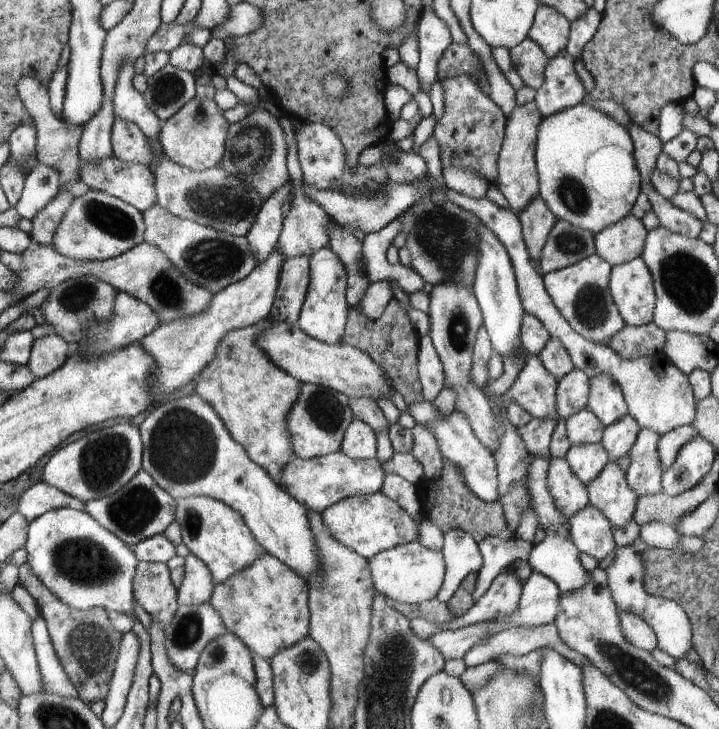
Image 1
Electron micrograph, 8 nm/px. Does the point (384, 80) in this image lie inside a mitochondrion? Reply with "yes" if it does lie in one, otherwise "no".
no

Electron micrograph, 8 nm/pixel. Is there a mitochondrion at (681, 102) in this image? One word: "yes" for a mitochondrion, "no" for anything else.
no

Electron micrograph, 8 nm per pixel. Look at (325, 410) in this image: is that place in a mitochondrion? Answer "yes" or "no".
yes

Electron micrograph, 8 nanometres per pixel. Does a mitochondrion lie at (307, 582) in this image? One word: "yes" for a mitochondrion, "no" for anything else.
no

